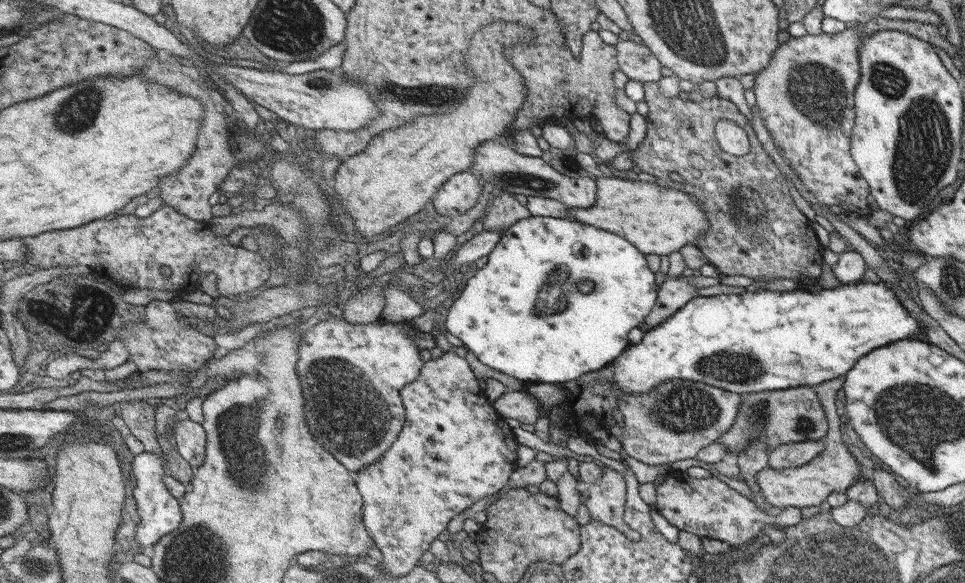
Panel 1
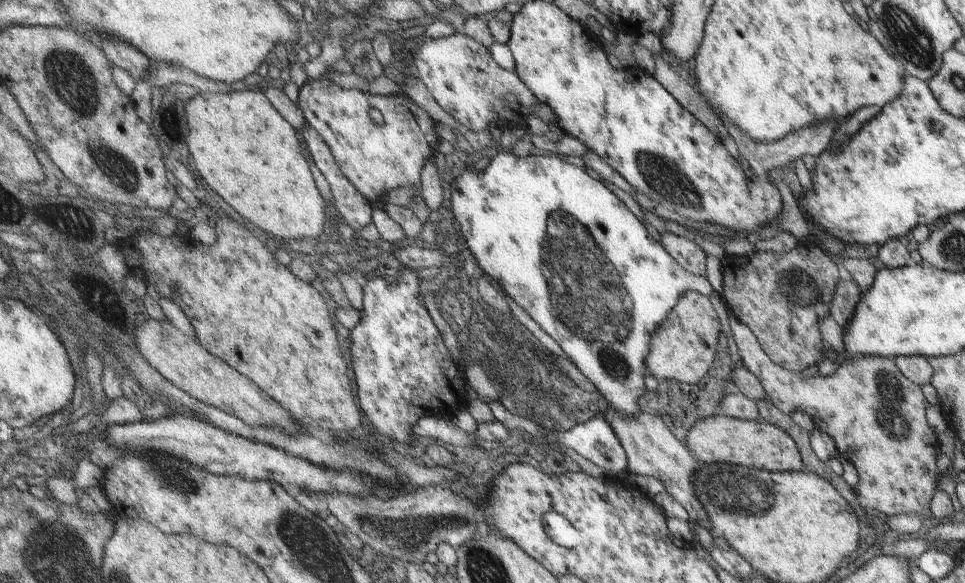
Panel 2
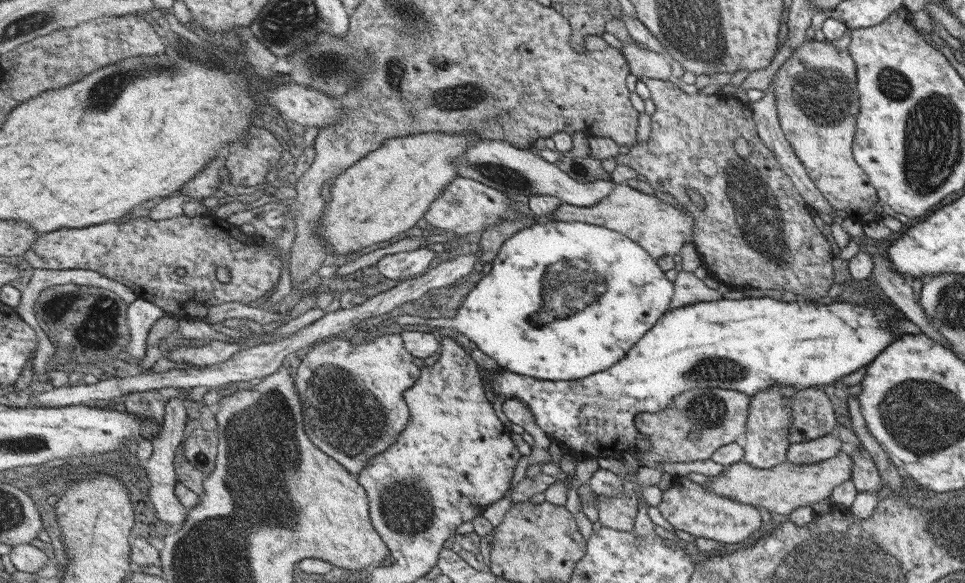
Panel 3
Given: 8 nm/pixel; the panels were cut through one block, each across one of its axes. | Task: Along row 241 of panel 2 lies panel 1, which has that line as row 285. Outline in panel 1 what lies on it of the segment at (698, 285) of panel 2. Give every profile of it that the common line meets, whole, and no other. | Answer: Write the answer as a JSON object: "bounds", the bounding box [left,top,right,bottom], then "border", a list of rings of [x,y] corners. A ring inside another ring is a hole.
{"bounds":[444,216,657,384],"border":[[[529,216],[515,222],[502,232],[493,249],[489,251],[485,265],[481,269],[477,269],[477,272],[467,280],[459,297],[449,306],[444,318],[444,327],[449,334],[453,334],[461,340],[462,346],[472,352],[481,364],[528,384],[558,384],[579,379],[579,376],[585,375],[587,372],[598,371],[600,368],[609,366],[615,358],[618,358],[619,354],[622,354],[629,345],[627,333],[631,328],[639,327],[644,322],[645,315],[653,307],[655,295],[657,295],[657,286],[653,284],[653,274],[647,270],[643,254],[637,252],[637,248],[624,237],[566,218]]]}

